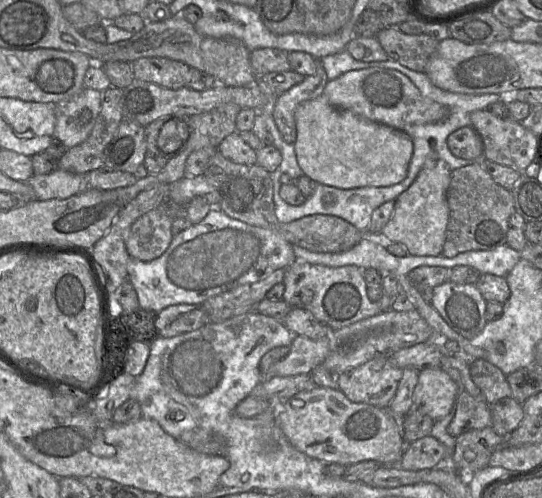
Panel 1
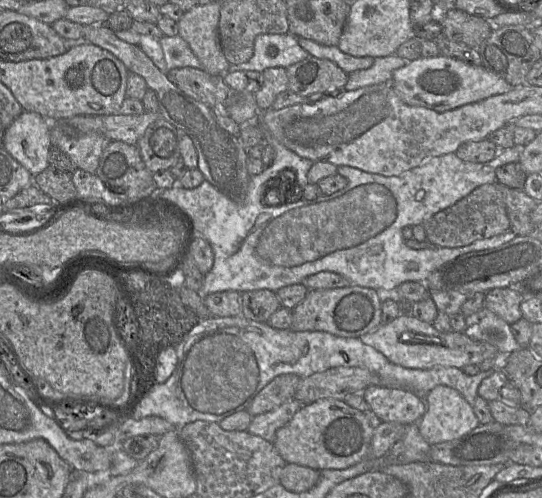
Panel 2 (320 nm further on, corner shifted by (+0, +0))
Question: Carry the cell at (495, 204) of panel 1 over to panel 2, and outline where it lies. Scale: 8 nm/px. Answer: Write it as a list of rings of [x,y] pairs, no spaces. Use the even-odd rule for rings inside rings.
[[[498,182],[483,184],[455,204],[431,216],[422,224],[427,240],[438,247],[456,248],[510,231],[510,219],[503,201],[503,187],[506,186]]]

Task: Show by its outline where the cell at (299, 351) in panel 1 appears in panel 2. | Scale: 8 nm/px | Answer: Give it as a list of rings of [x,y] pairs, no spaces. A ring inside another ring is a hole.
[[[401,314],[389,323],[382,323],[375,330],[362,335],[360,339],[364,344],[381,352],[390,362],[410,369],[429,369],[435,366],[462,369],[471,364],[479,365],[485,359],[499,354],[495,346],[474,340],[464,332],[442,333],[432,324],[407,314]],[[414,334],[424,335],[424,342],[414,342]]]

